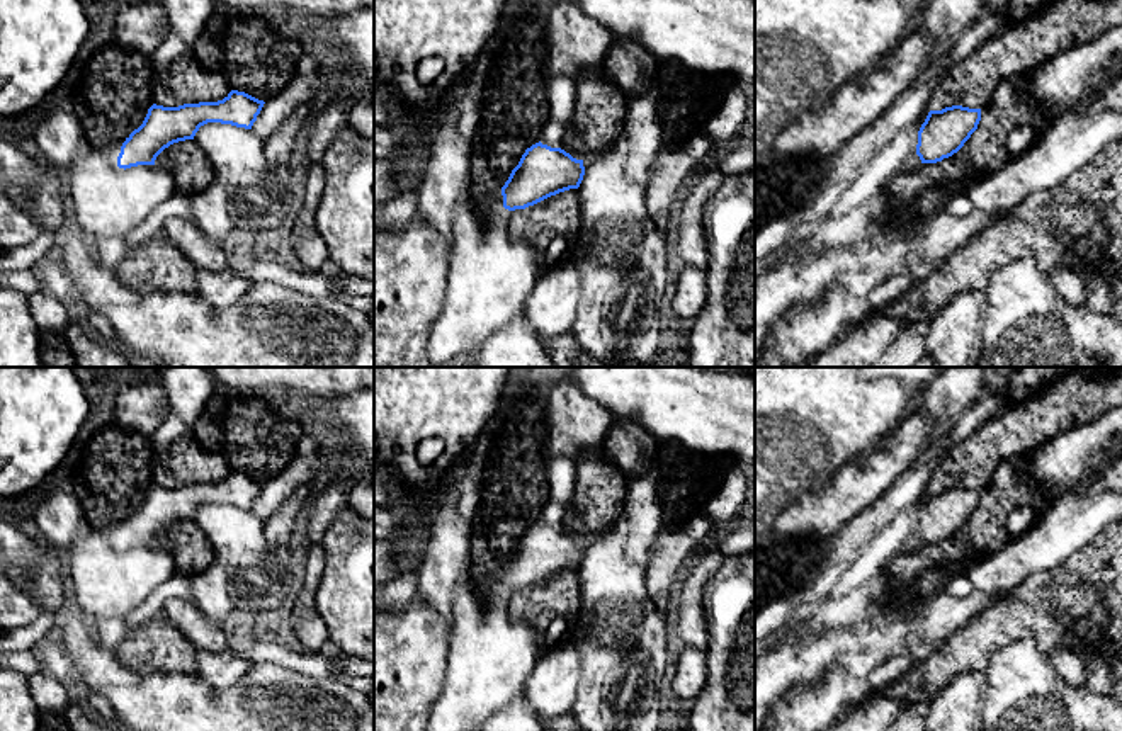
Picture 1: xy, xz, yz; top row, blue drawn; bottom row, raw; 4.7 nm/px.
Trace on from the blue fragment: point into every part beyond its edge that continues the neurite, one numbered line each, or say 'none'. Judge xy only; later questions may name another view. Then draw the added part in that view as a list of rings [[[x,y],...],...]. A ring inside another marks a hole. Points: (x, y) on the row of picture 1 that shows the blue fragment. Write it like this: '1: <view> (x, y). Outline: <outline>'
1: xy (113, 152). Outline: [[[124,139],[124,141],[126,141],[126,139]],[[119,141],[119,143],[109,146],[109,148],[105,150],[105,158],[107,158],[107,162],[109,162],[110,167],[112,167],[114,170],[117,170],[117,172],[122,172],[122,170],[124,170],[124,168],[119,168],[119,167],[117,167],[117,156],[119,156],[119,153],[121,153],[121,146],[122,146],[124,141]]]

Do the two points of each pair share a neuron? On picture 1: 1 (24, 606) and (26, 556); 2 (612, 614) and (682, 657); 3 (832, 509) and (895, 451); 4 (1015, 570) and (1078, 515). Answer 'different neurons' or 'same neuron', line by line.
1: different neurons
2: different neurons
3: same neuron
4: same neuron

